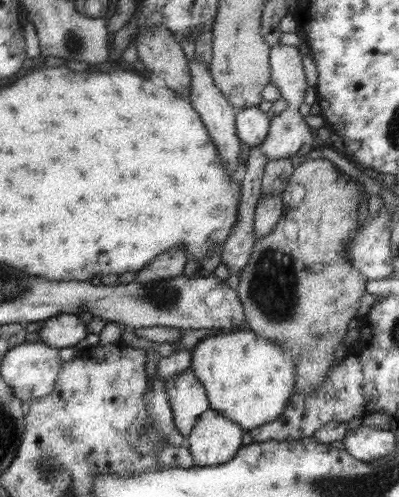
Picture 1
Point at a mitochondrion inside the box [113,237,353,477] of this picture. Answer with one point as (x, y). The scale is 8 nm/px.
(272, 286)

